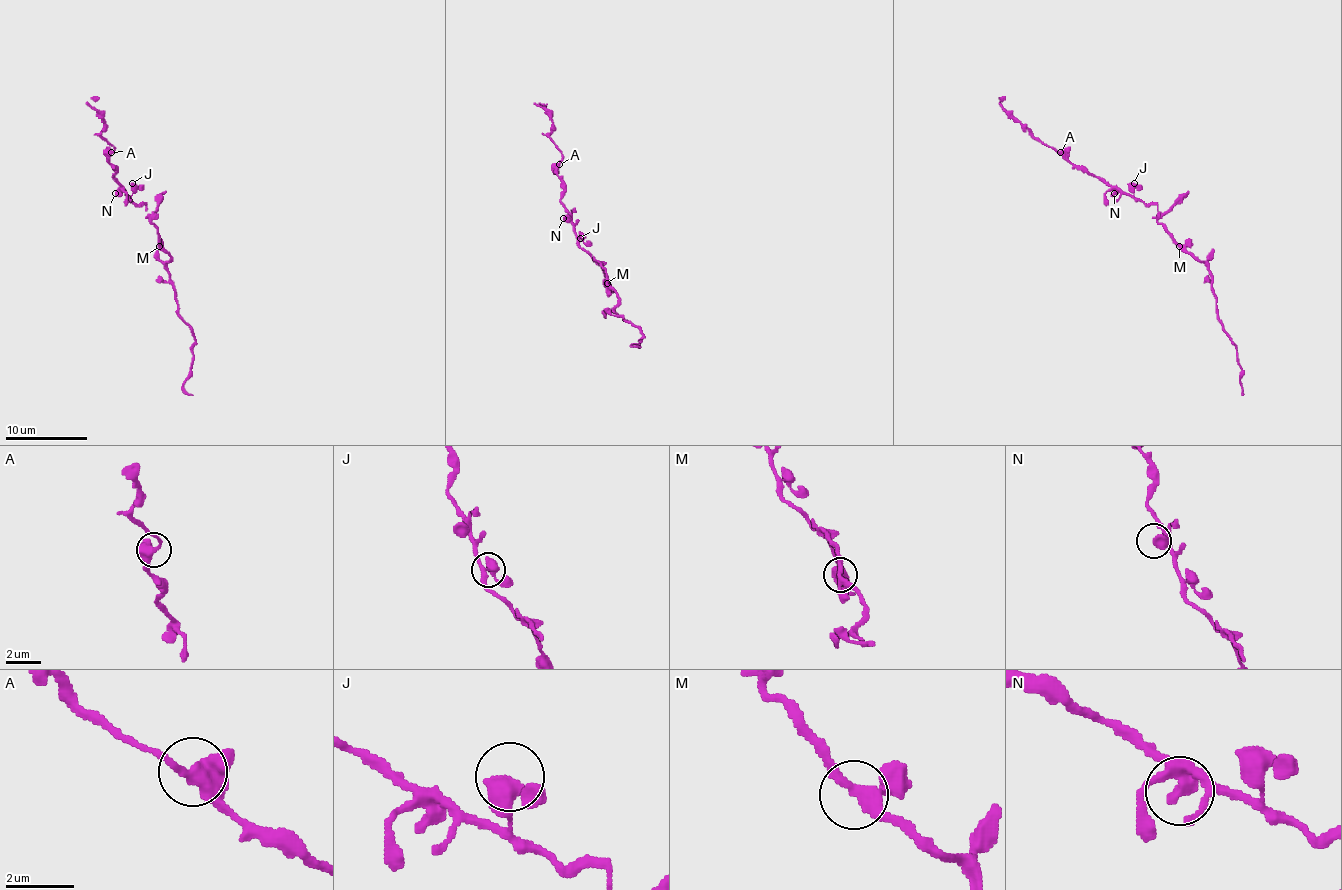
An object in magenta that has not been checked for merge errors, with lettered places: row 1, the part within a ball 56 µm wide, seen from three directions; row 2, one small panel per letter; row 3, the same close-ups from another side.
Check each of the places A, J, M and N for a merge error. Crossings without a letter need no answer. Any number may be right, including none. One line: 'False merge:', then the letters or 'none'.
False merge: none

